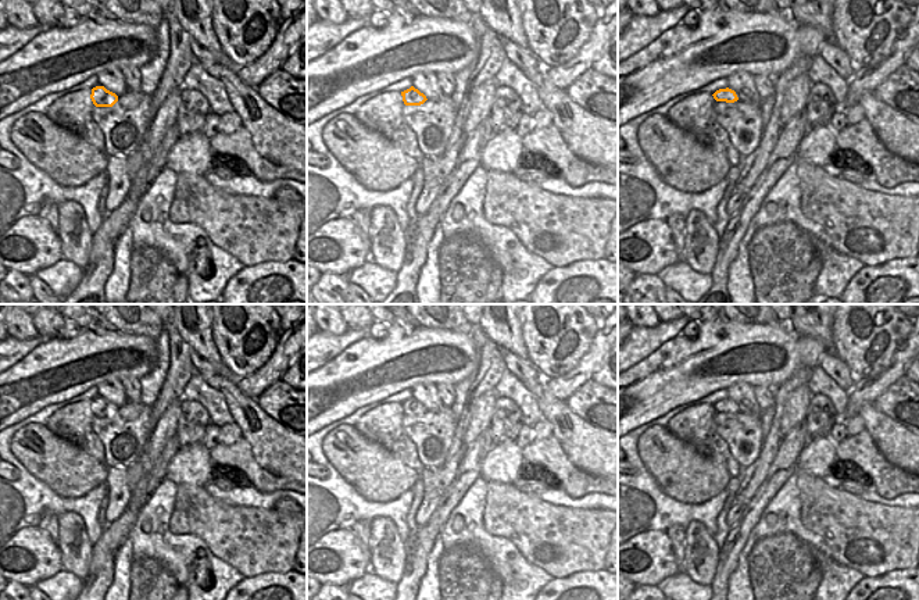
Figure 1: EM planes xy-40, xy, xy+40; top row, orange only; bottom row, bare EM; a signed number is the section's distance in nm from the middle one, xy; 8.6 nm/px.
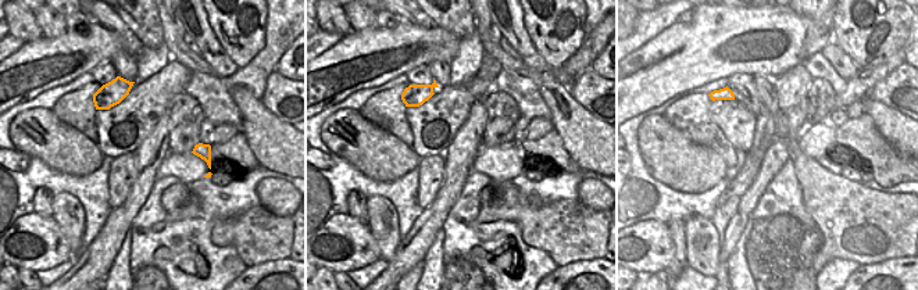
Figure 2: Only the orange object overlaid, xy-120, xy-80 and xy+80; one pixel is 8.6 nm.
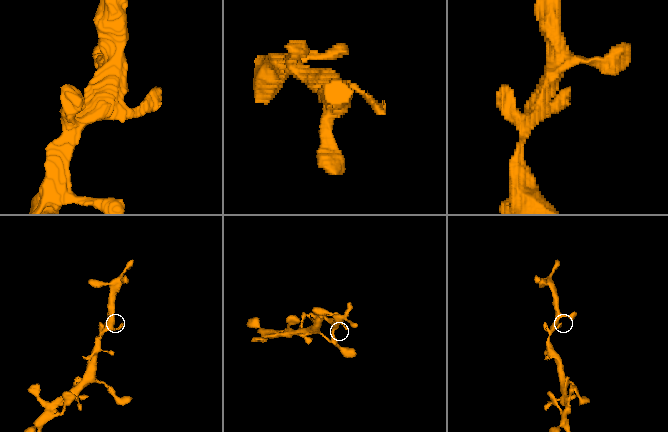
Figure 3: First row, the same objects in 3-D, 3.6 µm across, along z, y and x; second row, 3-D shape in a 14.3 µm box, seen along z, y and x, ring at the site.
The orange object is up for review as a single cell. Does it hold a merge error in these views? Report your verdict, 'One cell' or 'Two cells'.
One cell

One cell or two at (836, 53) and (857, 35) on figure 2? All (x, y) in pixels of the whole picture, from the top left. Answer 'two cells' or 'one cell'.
two cells

